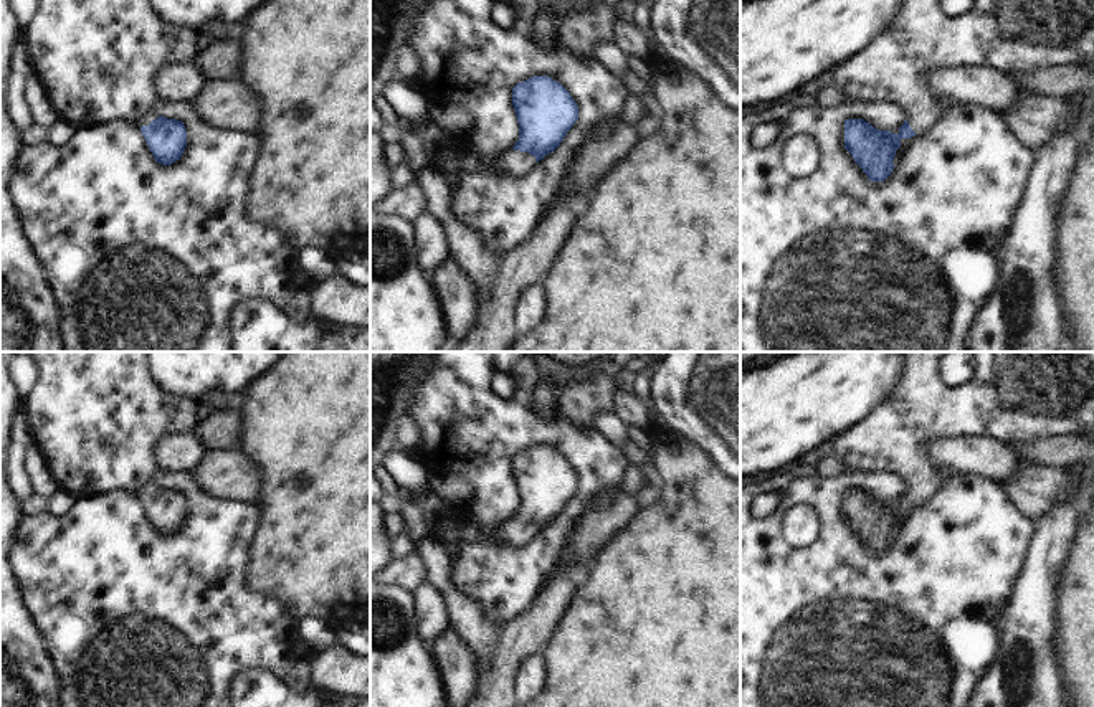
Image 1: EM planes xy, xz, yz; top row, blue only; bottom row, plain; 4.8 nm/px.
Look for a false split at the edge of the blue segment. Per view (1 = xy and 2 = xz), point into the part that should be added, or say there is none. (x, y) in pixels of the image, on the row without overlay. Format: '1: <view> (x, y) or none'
1: xy (96, 417)
2: xz (511, 532)

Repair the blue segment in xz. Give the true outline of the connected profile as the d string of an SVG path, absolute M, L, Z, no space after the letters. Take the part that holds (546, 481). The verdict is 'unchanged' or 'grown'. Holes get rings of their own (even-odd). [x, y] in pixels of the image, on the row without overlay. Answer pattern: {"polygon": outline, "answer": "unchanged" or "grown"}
{"polygon": "M532 446L512 458L519 510L499 524L506 545L524 545L535 532L554 522L578 489L570 463L549 446Z", "answer": "grown"}

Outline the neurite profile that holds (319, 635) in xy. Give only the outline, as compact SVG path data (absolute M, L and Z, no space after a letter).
M304 616L297 619L301 638L311 646L312 654L337 643L335 629L322 618Z

